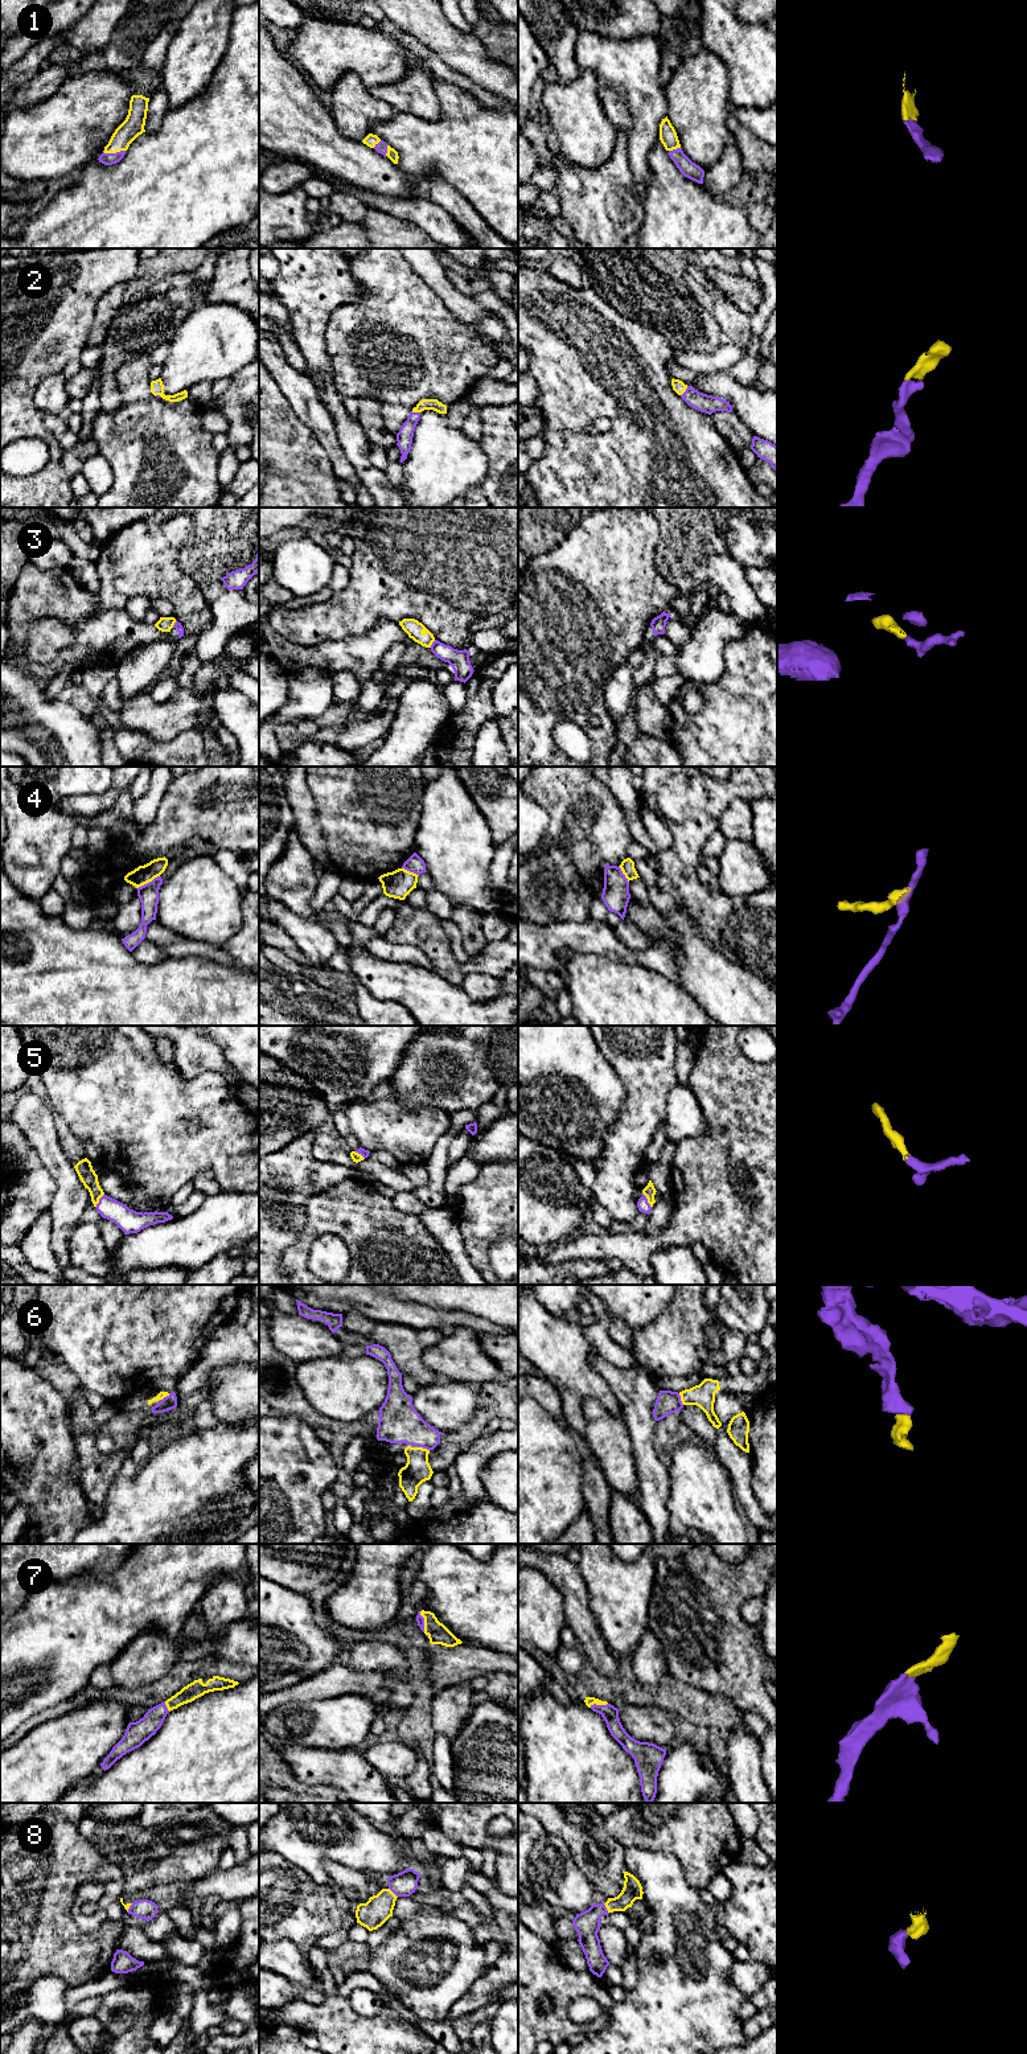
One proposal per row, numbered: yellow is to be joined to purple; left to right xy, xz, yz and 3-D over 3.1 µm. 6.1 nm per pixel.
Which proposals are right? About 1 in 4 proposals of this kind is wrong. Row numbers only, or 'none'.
1, 2, 5, 6, 7, 8

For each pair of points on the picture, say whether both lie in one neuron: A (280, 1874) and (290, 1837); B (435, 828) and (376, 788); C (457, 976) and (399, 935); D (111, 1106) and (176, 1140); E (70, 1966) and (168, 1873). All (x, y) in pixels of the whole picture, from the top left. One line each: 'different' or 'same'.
A: different
B: different
C: same
D: same
E: different

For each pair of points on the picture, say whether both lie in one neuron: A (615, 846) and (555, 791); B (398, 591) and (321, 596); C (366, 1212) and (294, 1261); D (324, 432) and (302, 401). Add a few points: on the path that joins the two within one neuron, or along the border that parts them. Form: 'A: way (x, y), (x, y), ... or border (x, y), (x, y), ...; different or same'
A: way (613, 826), (594, 804), (582, 805), (575, 798); same
B: border (332, 592), (325, 600), (300, 608); different
C: way (346, 1212), (333, 1212), (304, 1241); same
D: way (321, 424), (309, 409); same

